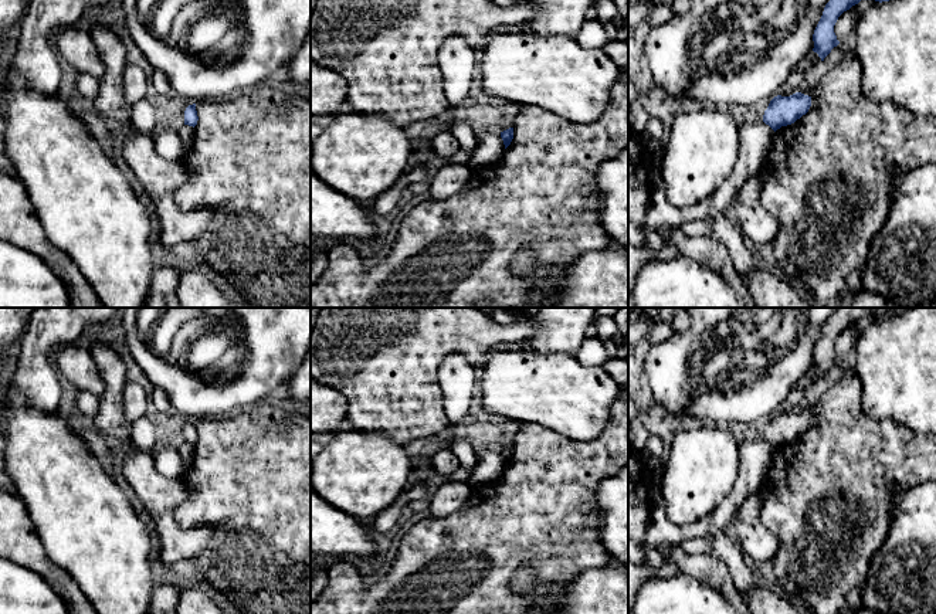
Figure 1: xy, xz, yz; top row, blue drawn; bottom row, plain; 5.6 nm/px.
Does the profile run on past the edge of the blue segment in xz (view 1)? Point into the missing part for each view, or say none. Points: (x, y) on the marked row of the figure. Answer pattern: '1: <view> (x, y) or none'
1: none

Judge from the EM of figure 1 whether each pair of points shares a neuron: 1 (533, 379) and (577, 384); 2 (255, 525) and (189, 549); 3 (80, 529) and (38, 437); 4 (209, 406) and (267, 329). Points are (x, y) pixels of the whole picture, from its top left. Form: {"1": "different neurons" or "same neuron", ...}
{"1": "same neuron", "2": "different neurons", "3": "same neuron", "4": "same neuron"}

